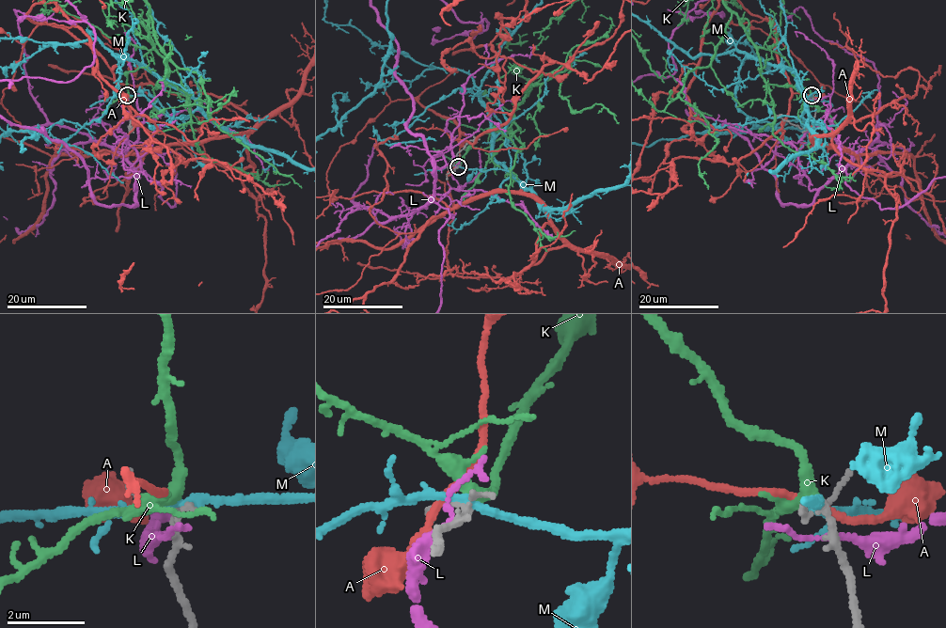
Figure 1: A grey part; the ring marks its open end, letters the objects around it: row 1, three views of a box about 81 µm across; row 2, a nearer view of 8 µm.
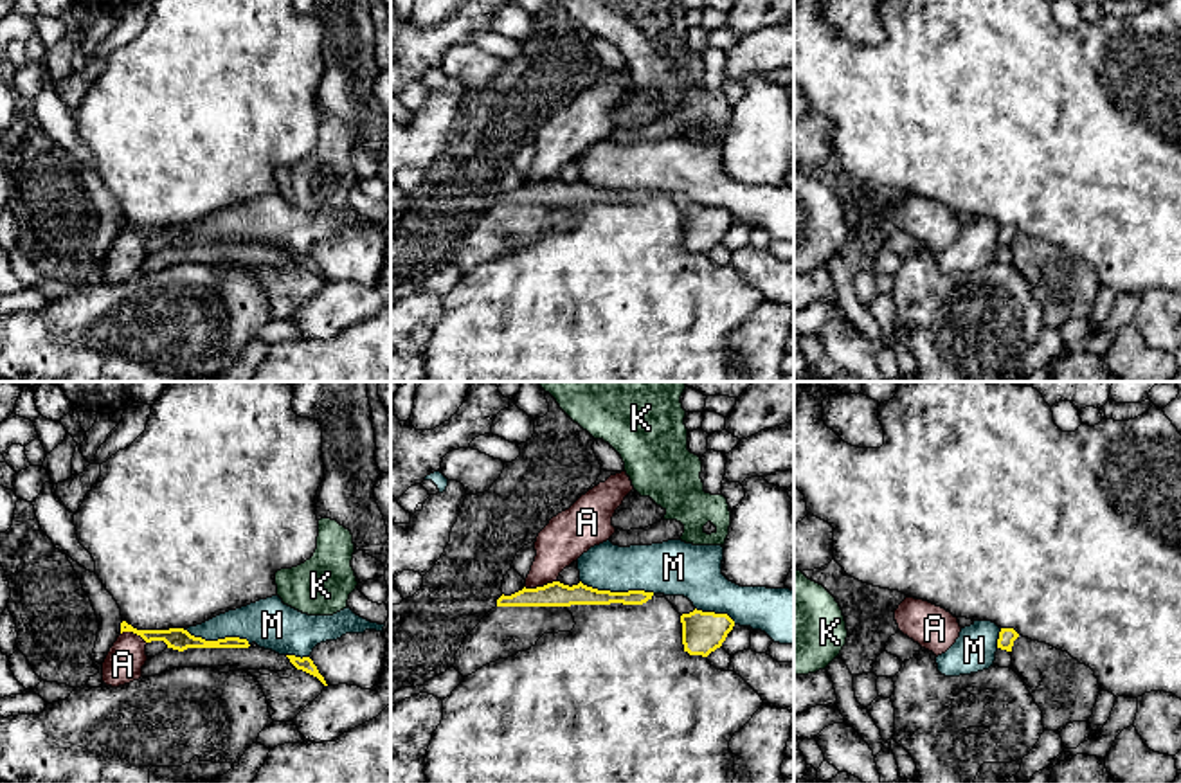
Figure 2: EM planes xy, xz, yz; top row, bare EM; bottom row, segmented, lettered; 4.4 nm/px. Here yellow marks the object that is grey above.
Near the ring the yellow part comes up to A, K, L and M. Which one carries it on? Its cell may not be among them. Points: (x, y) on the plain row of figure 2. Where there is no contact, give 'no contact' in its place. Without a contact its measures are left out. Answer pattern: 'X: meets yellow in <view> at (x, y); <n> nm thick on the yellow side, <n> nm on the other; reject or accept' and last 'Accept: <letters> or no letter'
A: meets yellow in xz at (540, 184); 110 nm thick on the yellow side, 200 nm on the other; reject
K: no contact; accept
L: no contact; reject
M: meets yellow in xz at (618, 189); 100 nm thick on the yellow side, 220 nm on the other; reject
Accept: K

